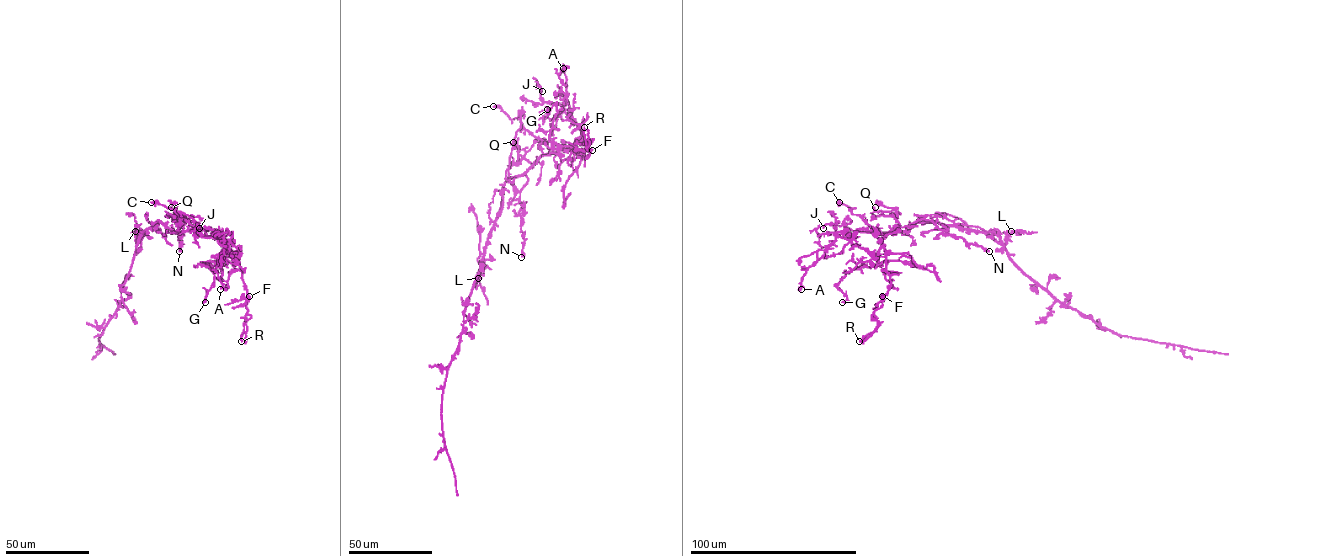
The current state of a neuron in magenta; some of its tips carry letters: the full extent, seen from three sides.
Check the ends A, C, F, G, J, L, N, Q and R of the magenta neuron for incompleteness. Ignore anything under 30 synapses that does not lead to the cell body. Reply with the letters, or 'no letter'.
no letter

